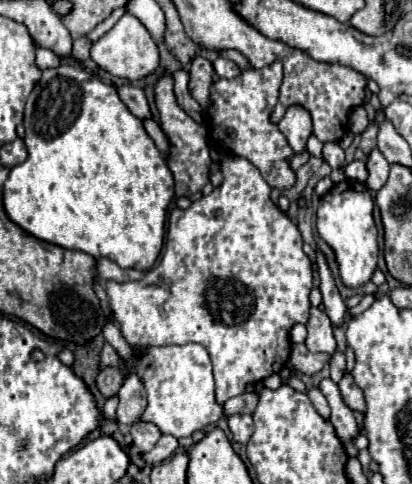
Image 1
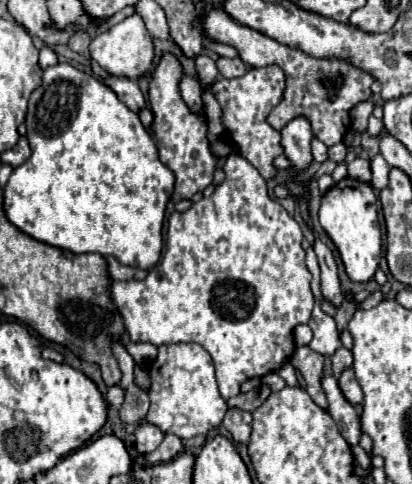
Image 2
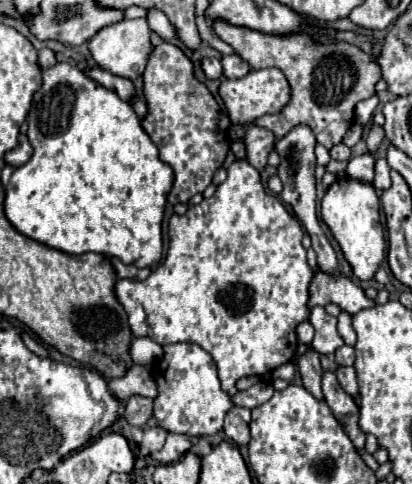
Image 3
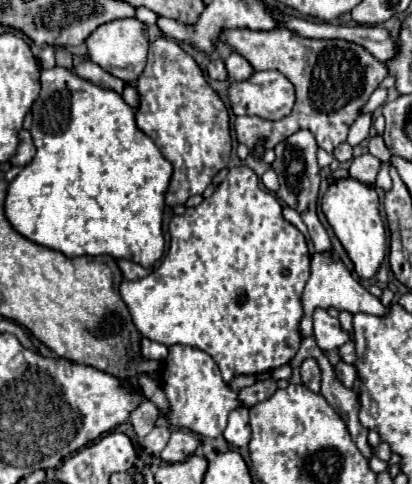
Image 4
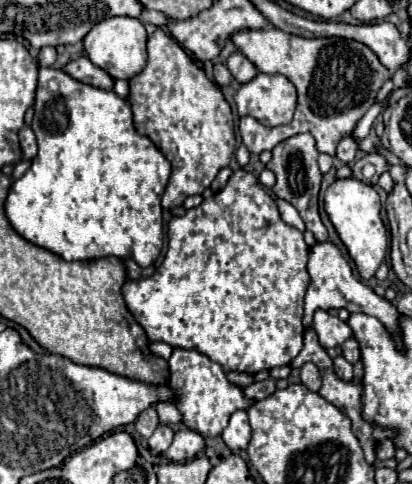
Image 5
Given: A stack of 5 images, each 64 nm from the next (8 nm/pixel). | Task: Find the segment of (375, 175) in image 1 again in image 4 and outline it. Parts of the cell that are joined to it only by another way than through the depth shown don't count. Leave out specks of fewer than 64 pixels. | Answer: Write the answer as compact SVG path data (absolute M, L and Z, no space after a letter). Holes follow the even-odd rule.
M382 162L382 164L380 164L378 178L376 178L376 186L378 186L378 188L382 188L384 192L392 188L392 180L390 180L390 174L388 174L388 170L390 170L390 164L388 164L388 162Z

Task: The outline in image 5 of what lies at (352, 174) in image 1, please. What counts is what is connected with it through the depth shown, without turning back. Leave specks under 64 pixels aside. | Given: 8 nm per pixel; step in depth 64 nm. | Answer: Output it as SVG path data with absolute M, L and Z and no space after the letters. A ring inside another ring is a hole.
M374 152L374 154L364 154L364 156L362 156L362 162L374 166L374 170L376 170L376 180L378 180L378 176L380 176L382 172L388 170L388 162L386 162L380 154L376 154L376 152Z

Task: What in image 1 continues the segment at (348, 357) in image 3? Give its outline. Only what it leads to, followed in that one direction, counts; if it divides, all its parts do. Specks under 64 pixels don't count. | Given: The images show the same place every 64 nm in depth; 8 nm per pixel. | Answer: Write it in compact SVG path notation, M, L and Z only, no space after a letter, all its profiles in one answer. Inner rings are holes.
M334 352L330 360L330 380L340 382L344 376L344 368L346 368L346 356L342 352Z

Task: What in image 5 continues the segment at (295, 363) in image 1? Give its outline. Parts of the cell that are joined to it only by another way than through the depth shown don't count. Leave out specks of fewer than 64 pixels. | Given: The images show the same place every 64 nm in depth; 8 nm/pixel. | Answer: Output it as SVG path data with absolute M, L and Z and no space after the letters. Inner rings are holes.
M306 362L304 366L302 366L302 370L300 370L300 378L302 378L302 384L306 386L306 388L310 388L312 392L318 392L320 390L320 370L316 368L316 364L312 364L312 362Z

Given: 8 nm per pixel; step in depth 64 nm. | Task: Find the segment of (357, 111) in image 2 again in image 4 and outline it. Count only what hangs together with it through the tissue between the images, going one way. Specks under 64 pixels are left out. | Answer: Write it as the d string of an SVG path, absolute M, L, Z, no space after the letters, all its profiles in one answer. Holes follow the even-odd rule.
M378 88L378 90L374 90L374 94L370 96L368 104L364 104L364 108L362 108L362 114L374 112L374 110L376 110L376 108L380 108L384 102L386 102L386 90L384 90L384 88Z

